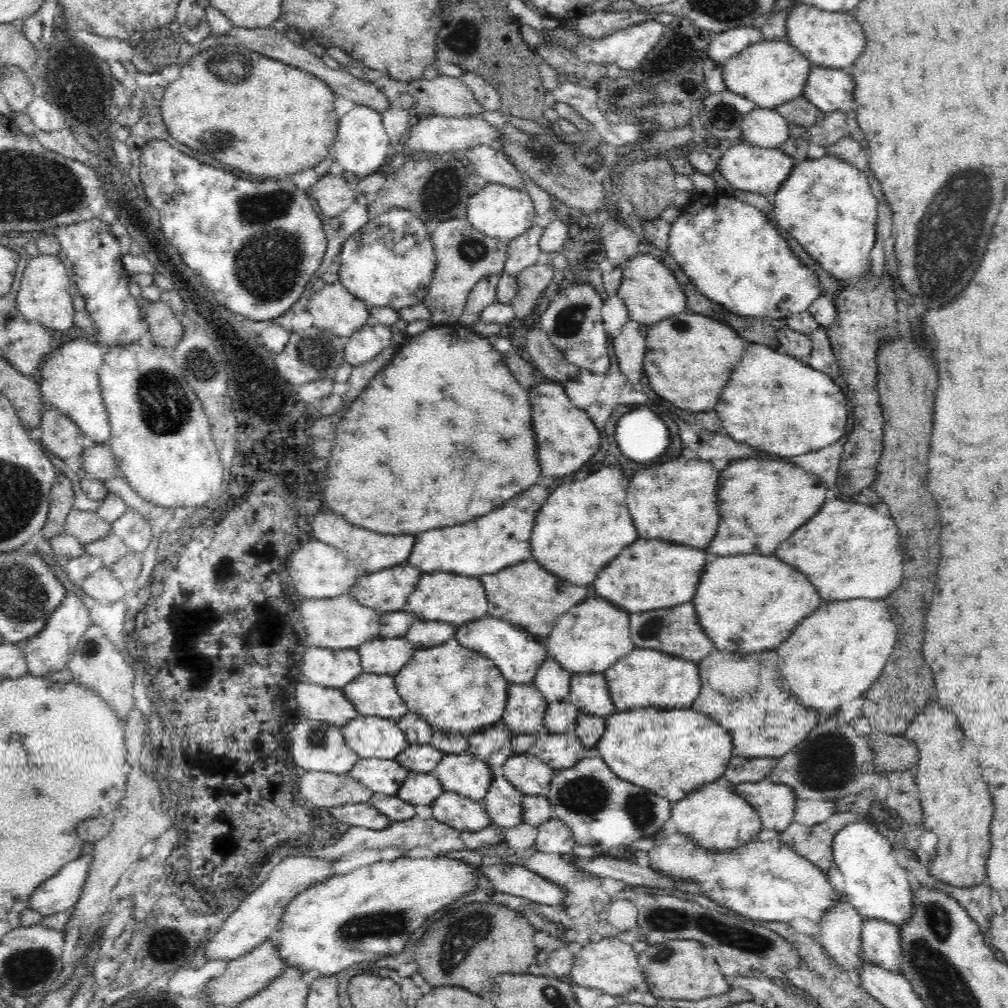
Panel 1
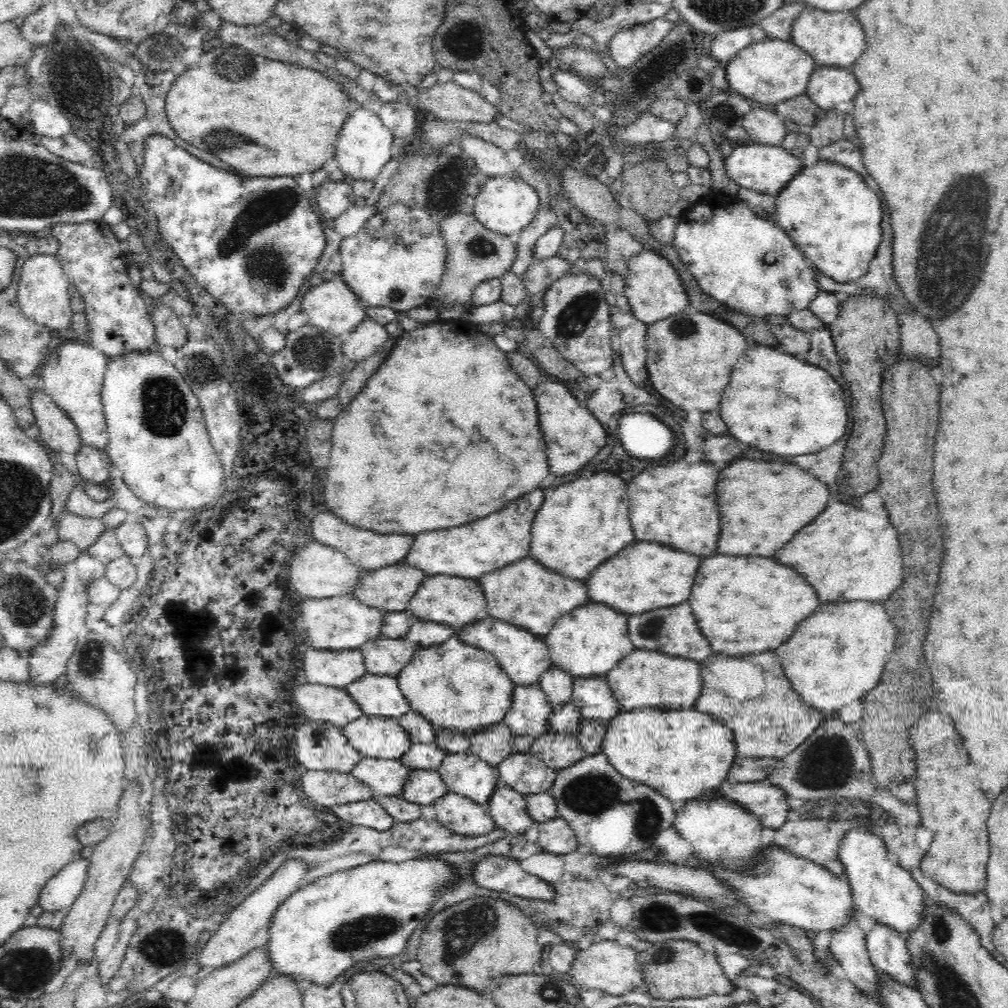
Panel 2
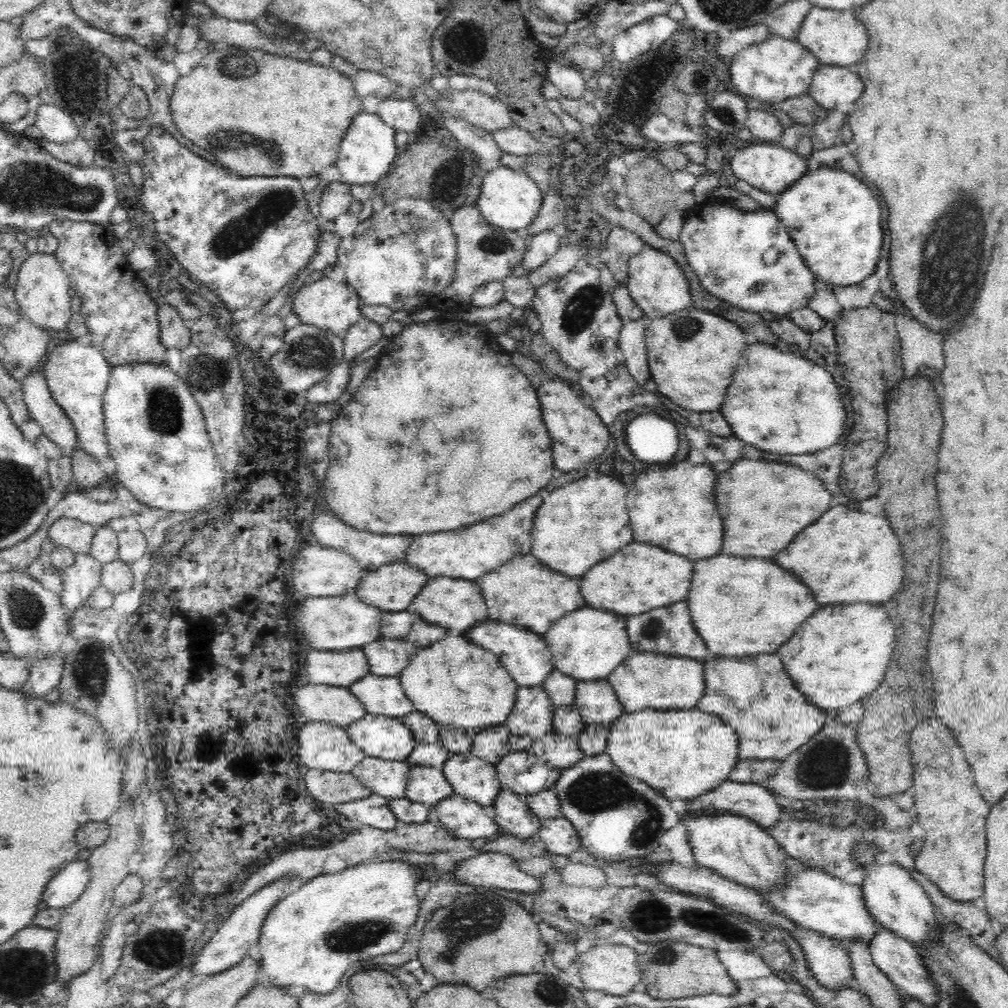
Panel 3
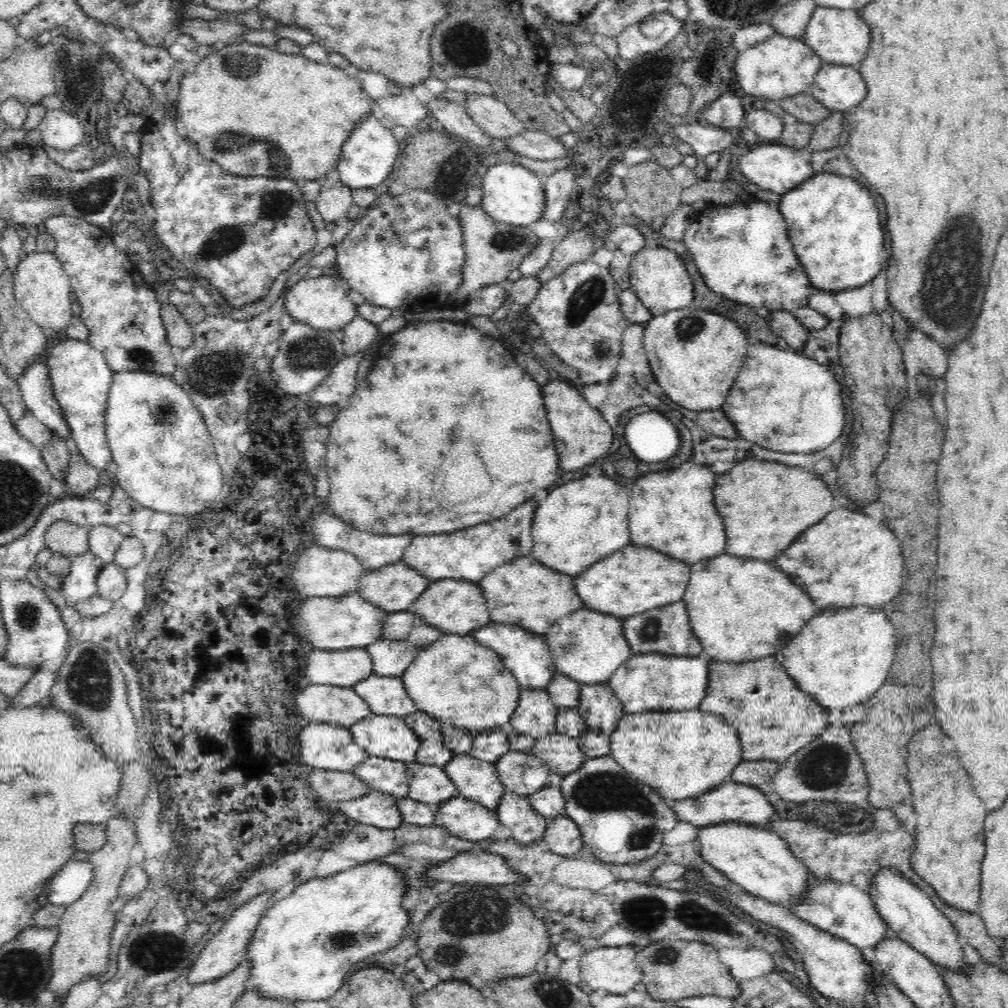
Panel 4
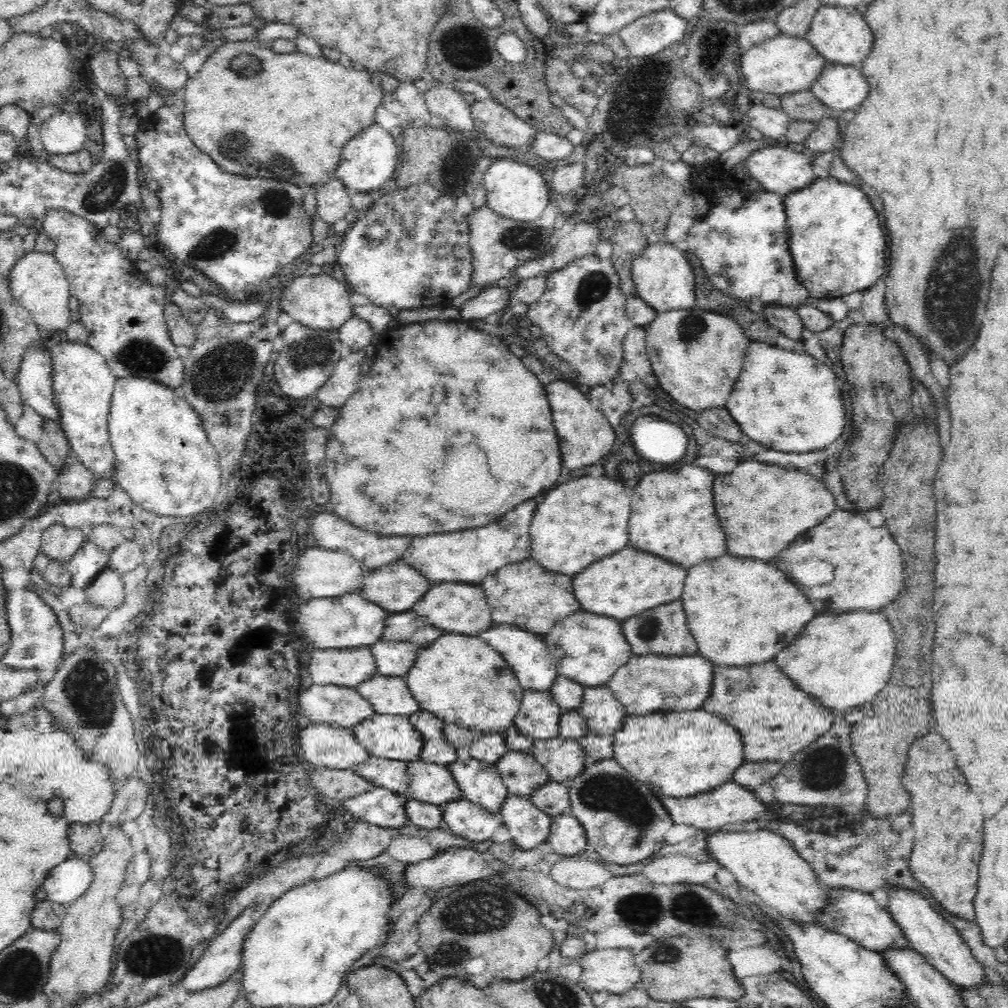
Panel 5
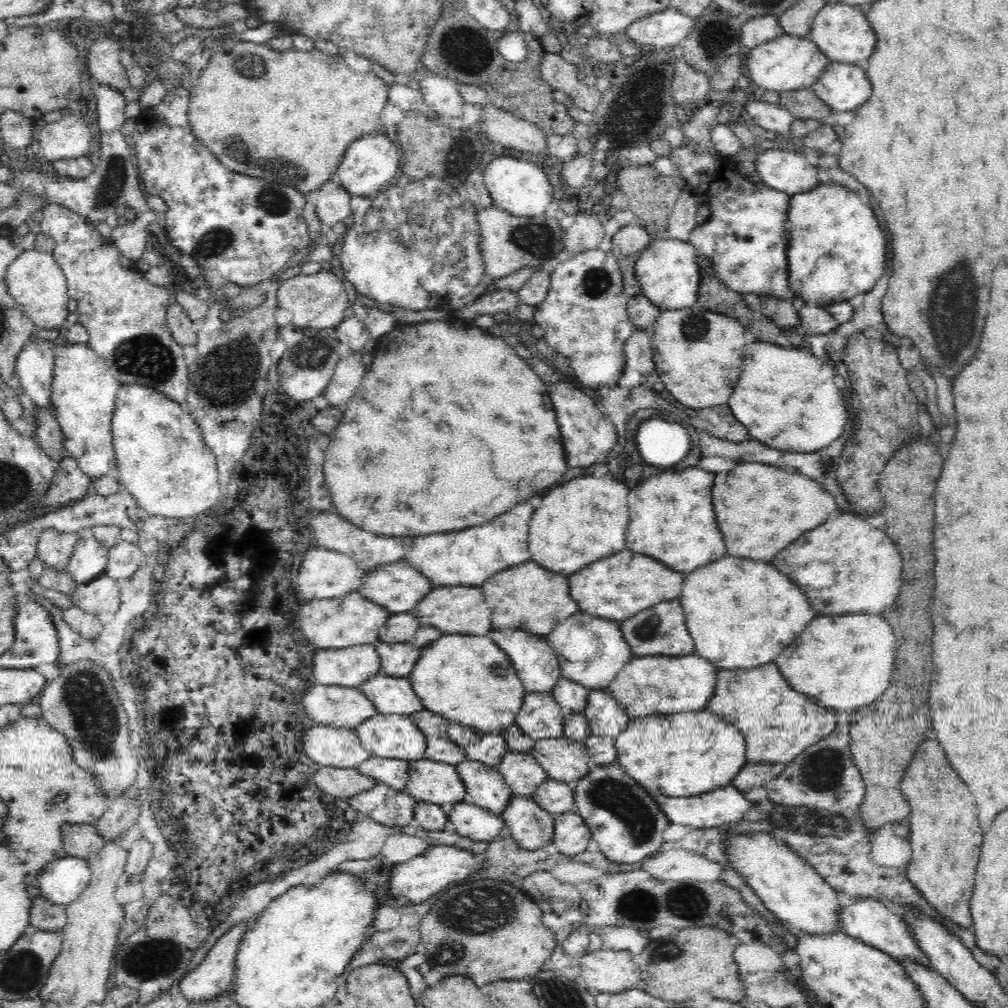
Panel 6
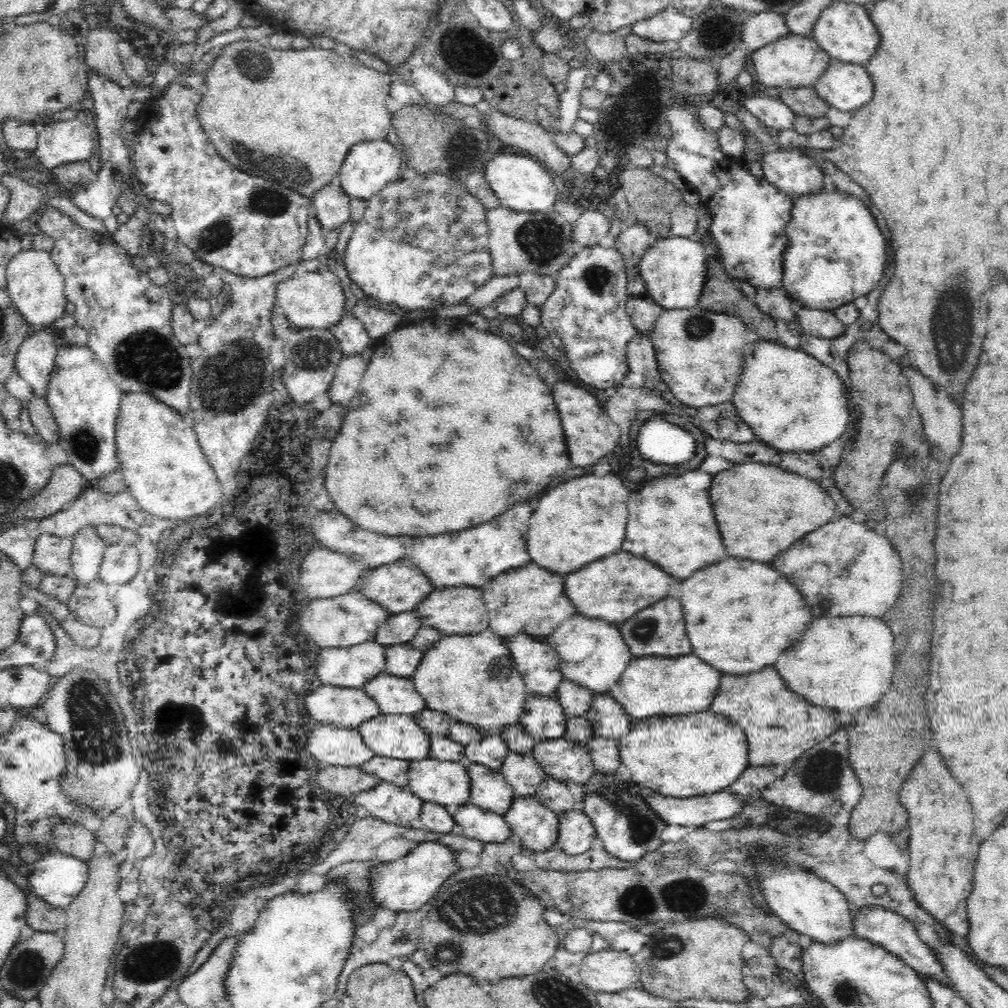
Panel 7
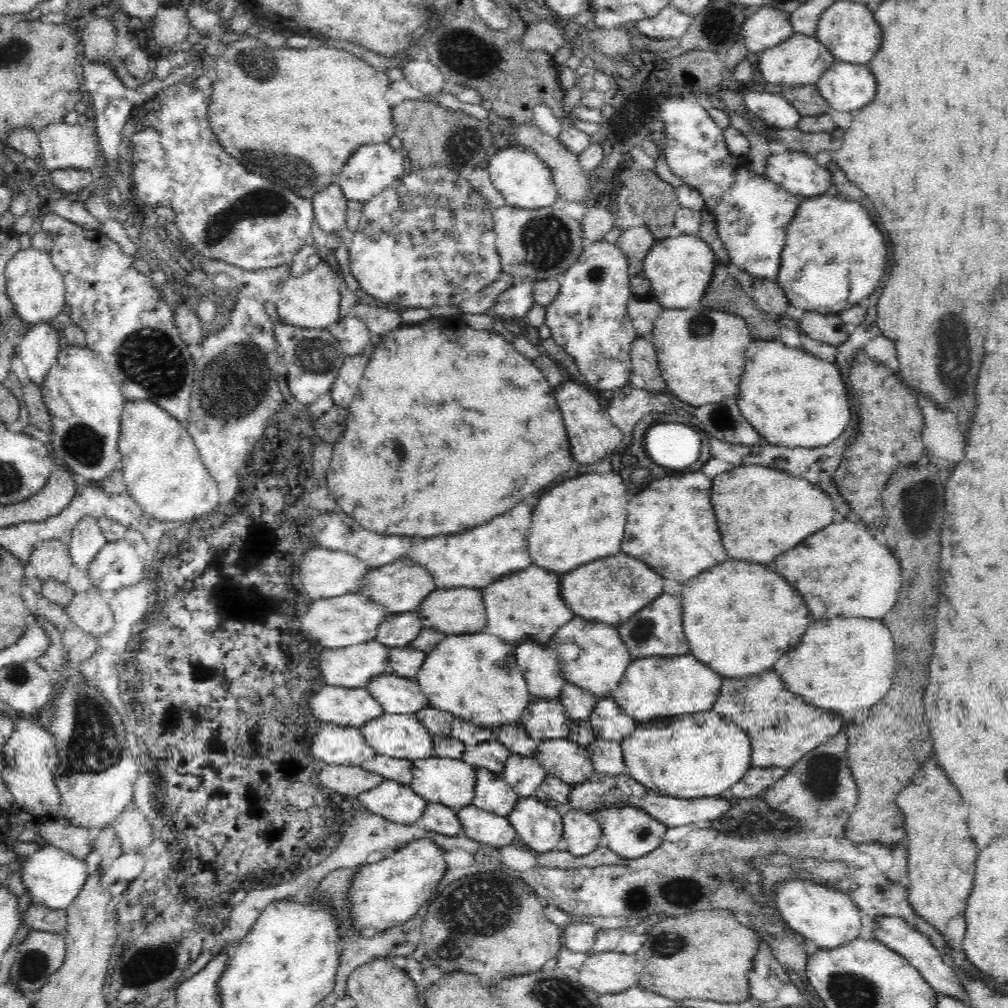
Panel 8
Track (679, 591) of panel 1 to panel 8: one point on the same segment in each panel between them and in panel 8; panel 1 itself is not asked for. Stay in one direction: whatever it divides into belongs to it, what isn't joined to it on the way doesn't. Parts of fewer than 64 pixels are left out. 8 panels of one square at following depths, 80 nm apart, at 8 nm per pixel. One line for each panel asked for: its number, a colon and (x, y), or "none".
2: (645, 575)
3: (639, 577)
4: (633, 580)
5: (625, 584)
6: (635, 582)
7: (614, 589)
8: (611, 590)

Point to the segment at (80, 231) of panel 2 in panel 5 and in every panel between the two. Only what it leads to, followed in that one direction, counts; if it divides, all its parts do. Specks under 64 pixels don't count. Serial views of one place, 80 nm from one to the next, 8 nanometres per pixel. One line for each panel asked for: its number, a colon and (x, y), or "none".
3: (122, 323)
4: (120, 309)
5: (123, 313)

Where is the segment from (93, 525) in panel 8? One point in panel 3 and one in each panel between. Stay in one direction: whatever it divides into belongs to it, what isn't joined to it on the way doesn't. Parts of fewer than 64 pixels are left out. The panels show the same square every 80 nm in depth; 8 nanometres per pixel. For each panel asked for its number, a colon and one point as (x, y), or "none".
3: (80, 580)
4: (81, 583)
5: (87, 564)
6: (89, 560)
7: (88, 550)

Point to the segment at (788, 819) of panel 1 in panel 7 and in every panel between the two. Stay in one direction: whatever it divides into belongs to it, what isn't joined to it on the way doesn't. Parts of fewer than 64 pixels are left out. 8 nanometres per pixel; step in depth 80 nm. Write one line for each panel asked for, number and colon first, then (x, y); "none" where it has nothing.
2: (767, 801)
3: (753, 801)
4: (731, 800)
5: (729, 805)
6: (727, 804)
7: (696, 811)

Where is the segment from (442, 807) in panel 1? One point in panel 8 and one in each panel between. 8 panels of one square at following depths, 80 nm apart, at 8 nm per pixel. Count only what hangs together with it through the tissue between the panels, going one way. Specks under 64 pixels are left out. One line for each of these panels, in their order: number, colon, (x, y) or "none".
2: (460, 814)
3: (464, 818)
4: (466, 819)
5: (473, 822)
6: (470, 821)
7: (478, 824)
8: (483, 827)

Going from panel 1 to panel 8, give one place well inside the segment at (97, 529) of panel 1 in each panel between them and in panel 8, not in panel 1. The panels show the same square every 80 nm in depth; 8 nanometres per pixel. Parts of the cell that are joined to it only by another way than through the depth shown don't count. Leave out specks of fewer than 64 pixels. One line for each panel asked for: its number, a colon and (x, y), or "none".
2: (83, 530)
3: (71, 532)
4: (63, 536)
5: (60, 543)
6: (55, 548)
7: (52, 553)
8: (51, 558)

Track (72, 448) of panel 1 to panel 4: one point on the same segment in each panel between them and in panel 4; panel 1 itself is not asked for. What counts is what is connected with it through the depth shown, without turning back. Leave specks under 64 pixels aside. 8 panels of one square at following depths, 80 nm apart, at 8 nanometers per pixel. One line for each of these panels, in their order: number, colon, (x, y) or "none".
2: (58, 432)
3: (55, 423)
4: (36, 388)

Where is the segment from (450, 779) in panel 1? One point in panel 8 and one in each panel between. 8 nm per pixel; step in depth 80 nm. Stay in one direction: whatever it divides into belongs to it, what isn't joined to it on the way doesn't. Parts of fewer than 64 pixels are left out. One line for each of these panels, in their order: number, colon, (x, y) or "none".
2: (464, 773)
3: (475, 778)
4: (477, 780)
5: (480, 782)
6: (485, 787)
7: (489, 790)
8: (492, 793)

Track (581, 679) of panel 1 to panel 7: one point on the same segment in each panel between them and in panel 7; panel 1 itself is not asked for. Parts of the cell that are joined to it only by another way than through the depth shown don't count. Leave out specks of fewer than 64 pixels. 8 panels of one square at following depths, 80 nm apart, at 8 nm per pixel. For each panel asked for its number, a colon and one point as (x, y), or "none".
2: (593, 696)
3: (596, 701)
4: (598, 705)
5: (603, 712)
6: (605, 716)
7: (608, 719)

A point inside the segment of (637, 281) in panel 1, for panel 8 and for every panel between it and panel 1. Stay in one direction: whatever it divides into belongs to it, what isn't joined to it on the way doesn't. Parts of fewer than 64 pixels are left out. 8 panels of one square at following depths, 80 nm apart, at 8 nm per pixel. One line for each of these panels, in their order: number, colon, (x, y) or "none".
2: (654, 290)
3: (658, 286)
4: (657, 275)
5: (663, 278)
6: (667, 272)
7: (674, 269)
8: (680, 268)

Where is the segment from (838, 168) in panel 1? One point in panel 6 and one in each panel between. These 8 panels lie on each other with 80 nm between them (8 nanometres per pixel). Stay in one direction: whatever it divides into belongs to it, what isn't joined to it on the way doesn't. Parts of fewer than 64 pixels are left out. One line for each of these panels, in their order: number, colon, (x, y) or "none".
2: (833, 217)
3: (834, 220)
4: (835, 228)
5: (830, 222)
6: (827, 222)

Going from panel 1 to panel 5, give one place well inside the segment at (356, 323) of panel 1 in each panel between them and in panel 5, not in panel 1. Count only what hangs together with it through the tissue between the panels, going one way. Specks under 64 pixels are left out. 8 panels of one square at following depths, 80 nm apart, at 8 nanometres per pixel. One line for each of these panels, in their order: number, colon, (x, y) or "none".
2: (332, 306)
3: (334, 306)
4: (322, 302)
5: (320, 301)

